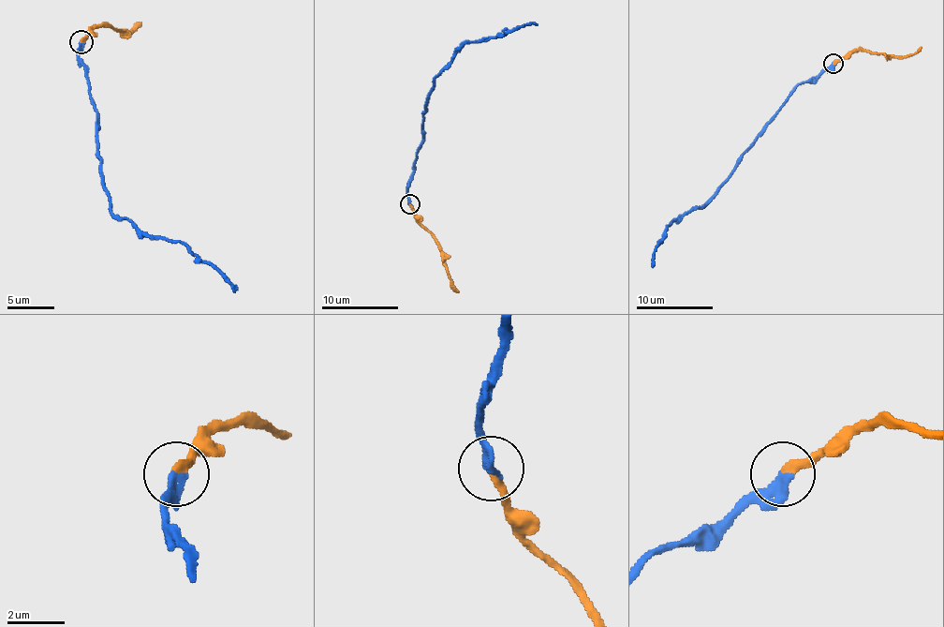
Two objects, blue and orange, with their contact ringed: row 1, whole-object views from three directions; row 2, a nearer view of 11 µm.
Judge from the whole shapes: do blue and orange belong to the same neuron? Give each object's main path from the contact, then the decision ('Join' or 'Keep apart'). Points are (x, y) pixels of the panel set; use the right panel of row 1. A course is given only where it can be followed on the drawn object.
Course of blue: (833, 64), (818, 75), (802, 81), (744, 154), (731, 176), (708, 200), (668, 227), (658, 242), (655, 264). Course of orange: (833, 64), (858, 51), (911, 56), (921, 47). Join

